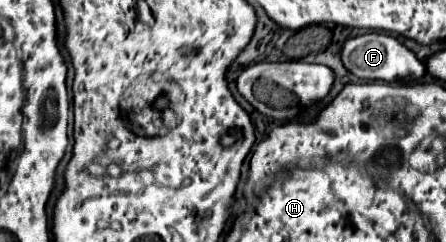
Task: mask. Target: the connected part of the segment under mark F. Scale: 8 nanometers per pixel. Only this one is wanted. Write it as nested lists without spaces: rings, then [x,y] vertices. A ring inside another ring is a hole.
[[[365,33],[361,37],[349,39],[343,45],[341,61],[353,75],[357,75],[359,79],[367,79],[367,81],[391,83],[391,81],[399,79],[399,81],[409,83],[409,81],[421,79],[427,73],[425,65],[415,57],[413,51],[409,51],[403,43],[399,43],[395,37],[385,35],[385,33]]]

